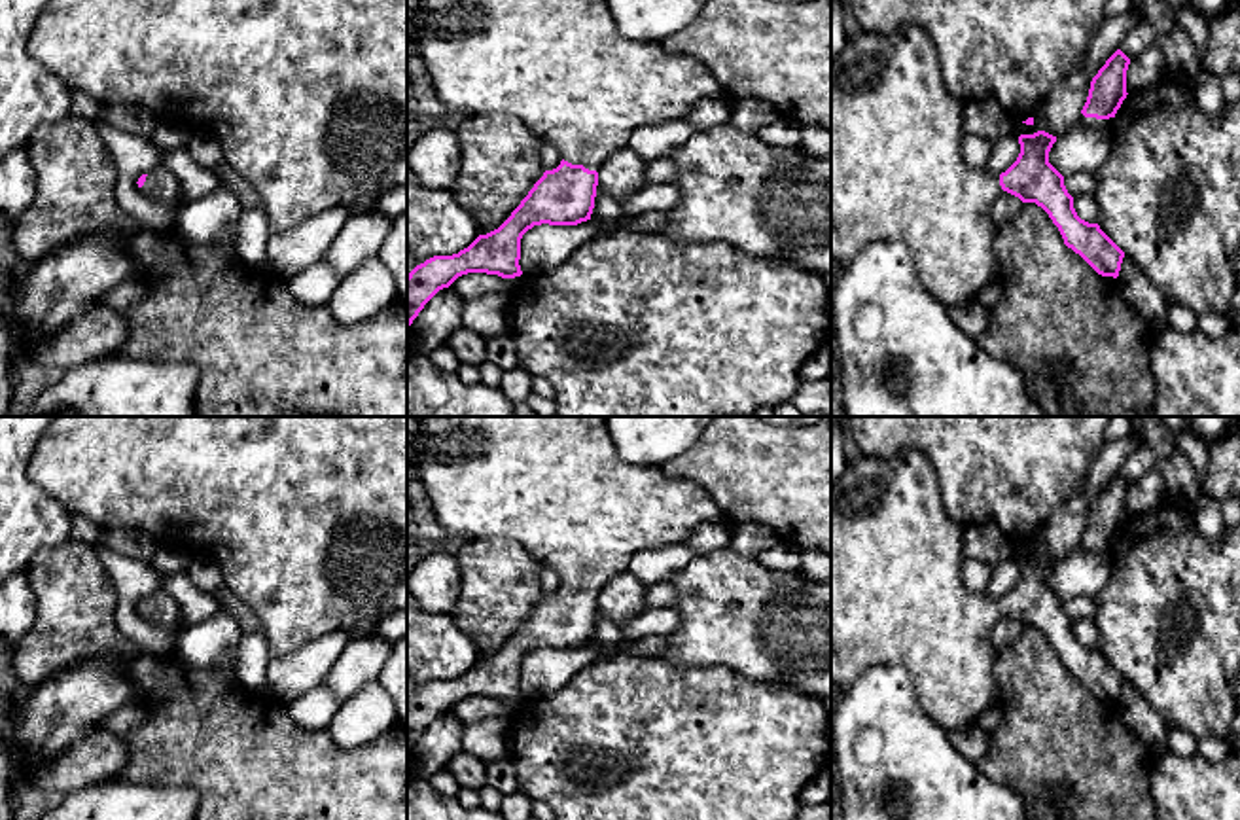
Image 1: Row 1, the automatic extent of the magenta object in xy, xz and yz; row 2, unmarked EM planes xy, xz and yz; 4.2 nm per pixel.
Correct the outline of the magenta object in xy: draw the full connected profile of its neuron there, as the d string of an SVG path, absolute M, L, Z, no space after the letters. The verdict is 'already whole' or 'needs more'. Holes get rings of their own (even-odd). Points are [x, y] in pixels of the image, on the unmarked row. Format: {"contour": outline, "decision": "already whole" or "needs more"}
{"contour": "M165 591L153 593L148 598L138 602L140 615L163 629L180 633L182 627L182 612L174 597L167 595Z", "decision": "needs more"}

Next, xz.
{"contour": "M420 417L416 449L420 477L439 525L464 542L490 536L521 544L543 568L555 570L562 585L545 595L511 640L494 655L479 659L468 672L452 680L434 680L407 699L407 752L424 729L458 701L468 697L521 701L521 663L534 650L577 650L591 644L600 589L629 570L634 553L685 544L704 523L723 523L731 532L731 547L742 557L757 557L778 547L784 538L761 523L735 523L695 481L676 481L661 466L625 464L608 434L608 417Z", "decision": "needs more"}

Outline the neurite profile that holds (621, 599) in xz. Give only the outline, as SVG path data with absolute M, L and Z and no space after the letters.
M625 570L600 589L598 608L619 627L647 610L644 602L644 587L629 570Z

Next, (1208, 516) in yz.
M1200 496L1193 517L1196 528L1204 534L1212 547L1217 549L1225 532L1225 517L1221 504L1208 496Z

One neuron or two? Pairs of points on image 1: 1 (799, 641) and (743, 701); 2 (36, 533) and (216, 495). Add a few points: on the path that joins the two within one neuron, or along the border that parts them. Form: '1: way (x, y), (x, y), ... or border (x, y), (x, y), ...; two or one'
1: border (720, 665), (748, 678), (786, 682), (803, 694); two
2: border (36, 483), (69, 514); two

